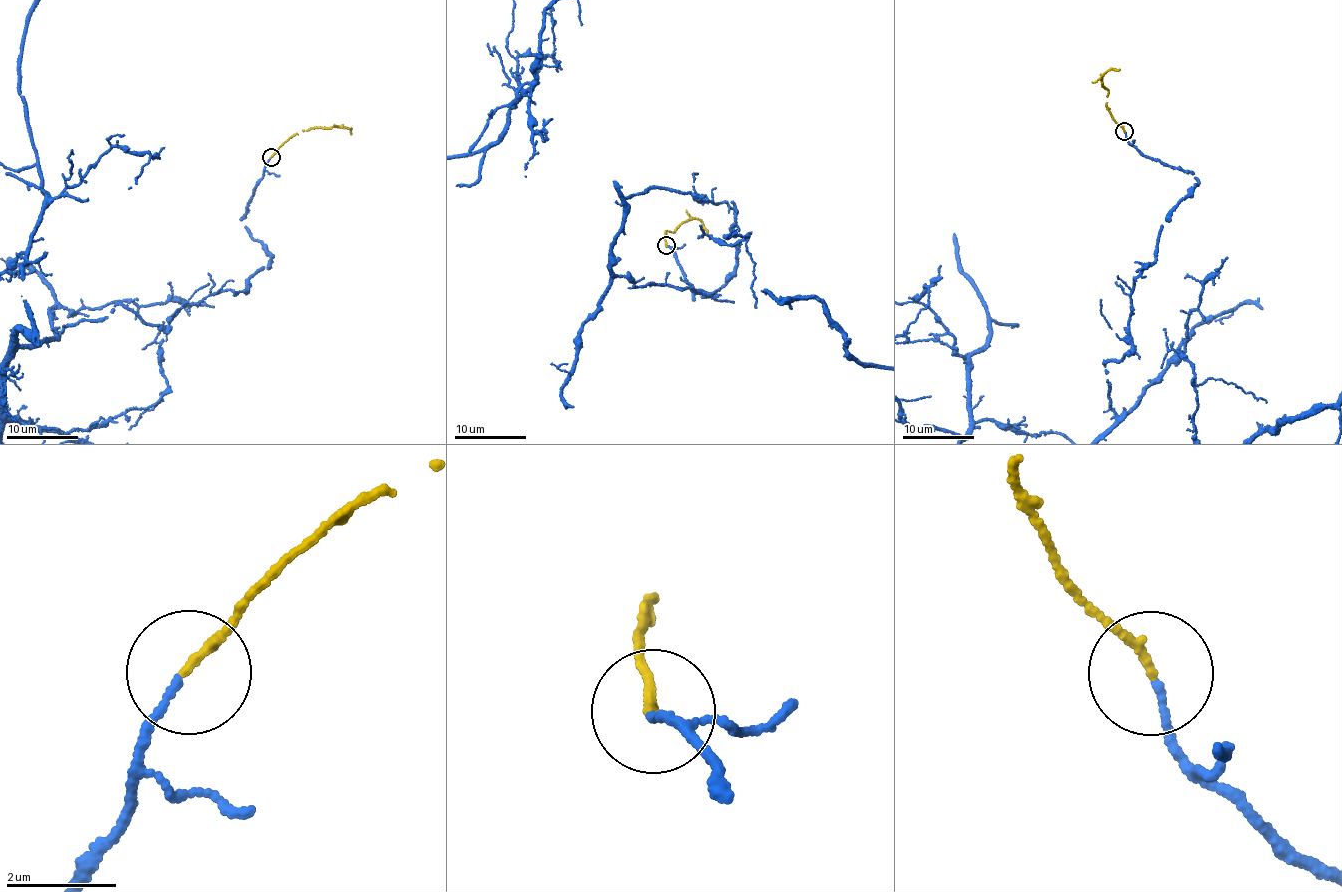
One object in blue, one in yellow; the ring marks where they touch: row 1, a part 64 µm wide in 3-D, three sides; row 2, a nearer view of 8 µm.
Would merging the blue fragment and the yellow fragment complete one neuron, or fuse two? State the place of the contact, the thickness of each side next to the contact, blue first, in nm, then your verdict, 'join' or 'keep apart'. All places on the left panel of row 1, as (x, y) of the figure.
place (271, 157); calibres 110 and 150 nm; join

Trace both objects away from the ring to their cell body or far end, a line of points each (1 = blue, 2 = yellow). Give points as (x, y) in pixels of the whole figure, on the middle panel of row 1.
1: (667, 246), (710, 296), (734, 211), (622, 202), (545, 53), (490, 145)
2: (666, 245), (666, 231), (673, 232), (685, 222), (699, 218), (708, 232)

